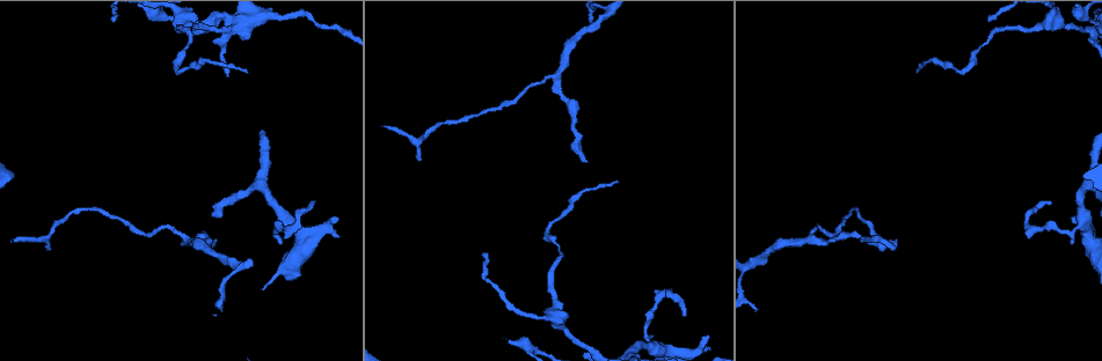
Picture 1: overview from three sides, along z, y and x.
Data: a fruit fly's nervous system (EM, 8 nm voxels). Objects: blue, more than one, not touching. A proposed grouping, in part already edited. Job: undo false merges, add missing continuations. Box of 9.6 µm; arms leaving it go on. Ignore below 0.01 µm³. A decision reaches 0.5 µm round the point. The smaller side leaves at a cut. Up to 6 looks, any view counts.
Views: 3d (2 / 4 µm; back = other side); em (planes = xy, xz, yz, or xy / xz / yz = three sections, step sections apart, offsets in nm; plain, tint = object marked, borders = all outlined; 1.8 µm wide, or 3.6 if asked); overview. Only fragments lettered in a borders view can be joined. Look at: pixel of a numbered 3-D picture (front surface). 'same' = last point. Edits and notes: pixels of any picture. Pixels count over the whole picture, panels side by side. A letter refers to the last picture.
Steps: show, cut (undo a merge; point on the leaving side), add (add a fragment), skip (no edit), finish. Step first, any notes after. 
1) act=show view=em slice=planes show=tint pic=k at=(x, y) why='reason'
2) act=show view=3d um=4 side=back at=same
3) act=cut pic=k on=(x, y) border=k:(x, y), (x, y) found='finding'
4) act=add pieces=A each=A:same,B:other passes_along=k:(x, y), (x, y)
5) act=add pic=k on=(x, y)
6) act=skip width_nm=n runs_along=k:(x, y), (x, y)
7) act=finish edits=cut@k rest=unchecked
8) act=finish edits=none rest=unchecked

act=show view=3d um=2 pic=1 at=(215, 241) why='branch stops here'

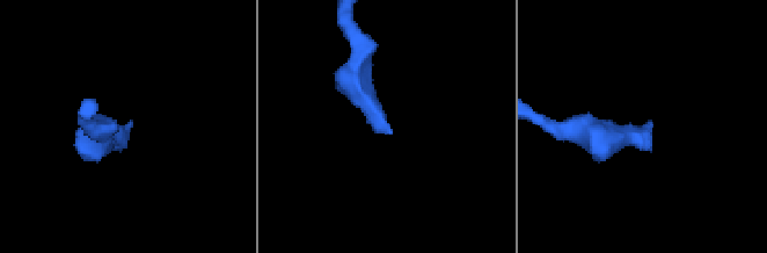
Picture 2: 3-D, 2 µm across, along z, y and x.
act=show view=em slice=yz step=16 show=plain pic=2 at=(651, 124)

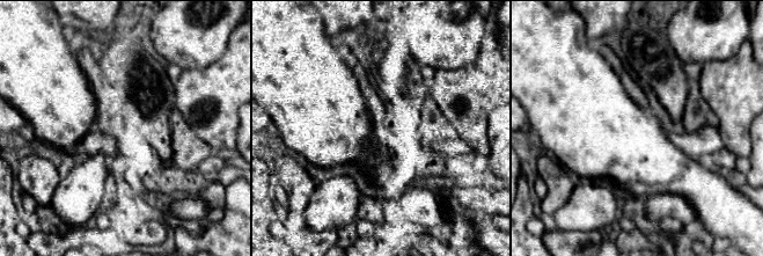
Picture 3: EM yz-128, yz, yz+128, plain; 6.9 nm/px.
act=show view=em slice=yz step=16 show=borders at=same

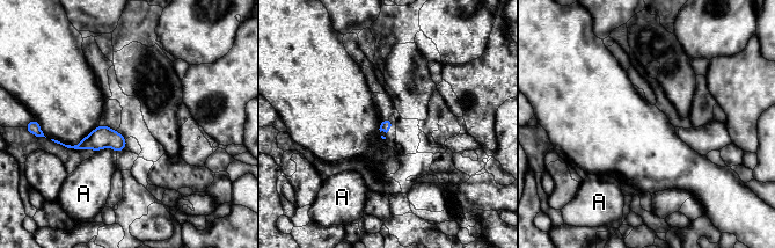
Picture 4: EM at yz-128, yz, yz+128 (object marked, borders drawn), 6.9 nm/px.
act=skip each=A:other border=4:(97, 152), (110, 147), (116, 153) found='none of them fits'

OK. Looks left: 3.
act=show view=em slice=planes show=borders pic=1 at=(247, 73) why='branch stops here'

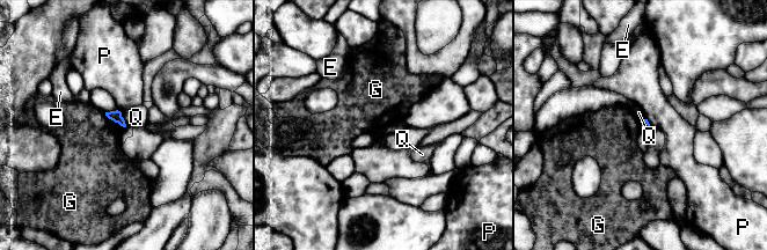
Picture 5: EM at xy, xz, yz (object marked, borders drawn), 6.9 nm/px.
act=skip longest_contact=G:180nm each=E:other,G:other,P:other,Q:other border=5:(104, 112), (111, 120), (124, 127) found='no lettered fragment goes on from it'

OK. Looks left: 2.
act=show view=em um=3.6 slice=planes show=tint pic=1 at=(706, 338) why='an open end'

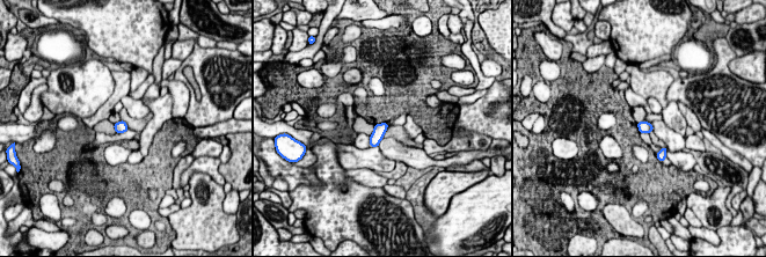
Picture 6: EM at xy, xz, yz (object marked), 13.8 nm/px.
act=show view=em um=3.6 slice=planes show=borders at=same why='see the neighbours'

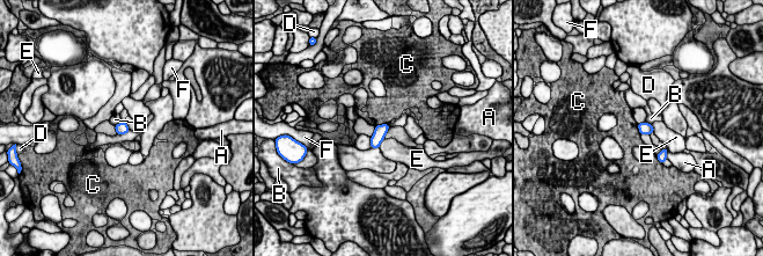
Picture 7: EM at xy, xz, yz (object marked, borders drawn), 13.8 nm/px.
act=skip each=A:other,B:other,C:other,D:other,E:other,F:other border=7:(388, 123), (375, 126) found='no lettered fragment goes on from it'

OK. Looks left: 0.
act=finish edits=none rest=unchecked

